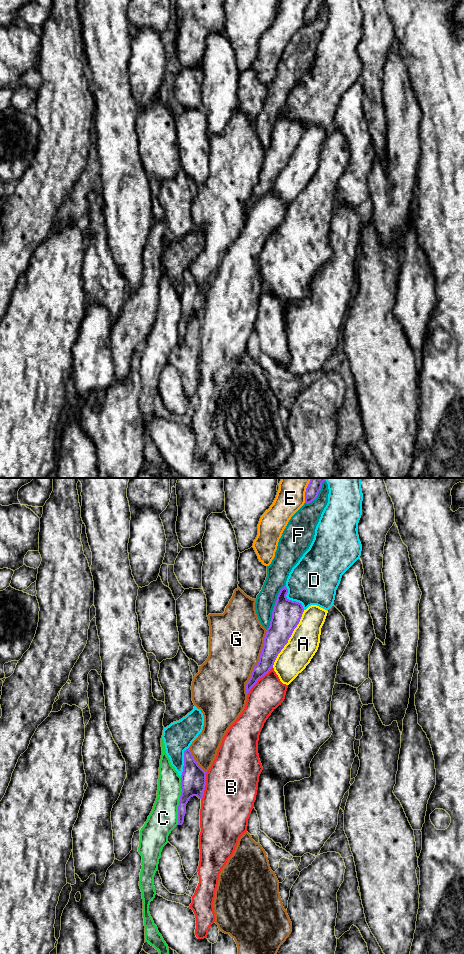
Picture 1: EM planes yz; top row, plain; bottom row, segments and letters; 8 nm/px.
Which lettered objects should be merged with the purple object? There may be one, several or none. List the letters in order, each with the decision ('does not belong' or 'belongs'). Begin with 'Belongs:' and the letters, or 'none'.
Belongs: D
A: does not belong
B: does not belong
C: does not belong
D: belongs
E: does not belong
F: does not belong
G: does not belong

